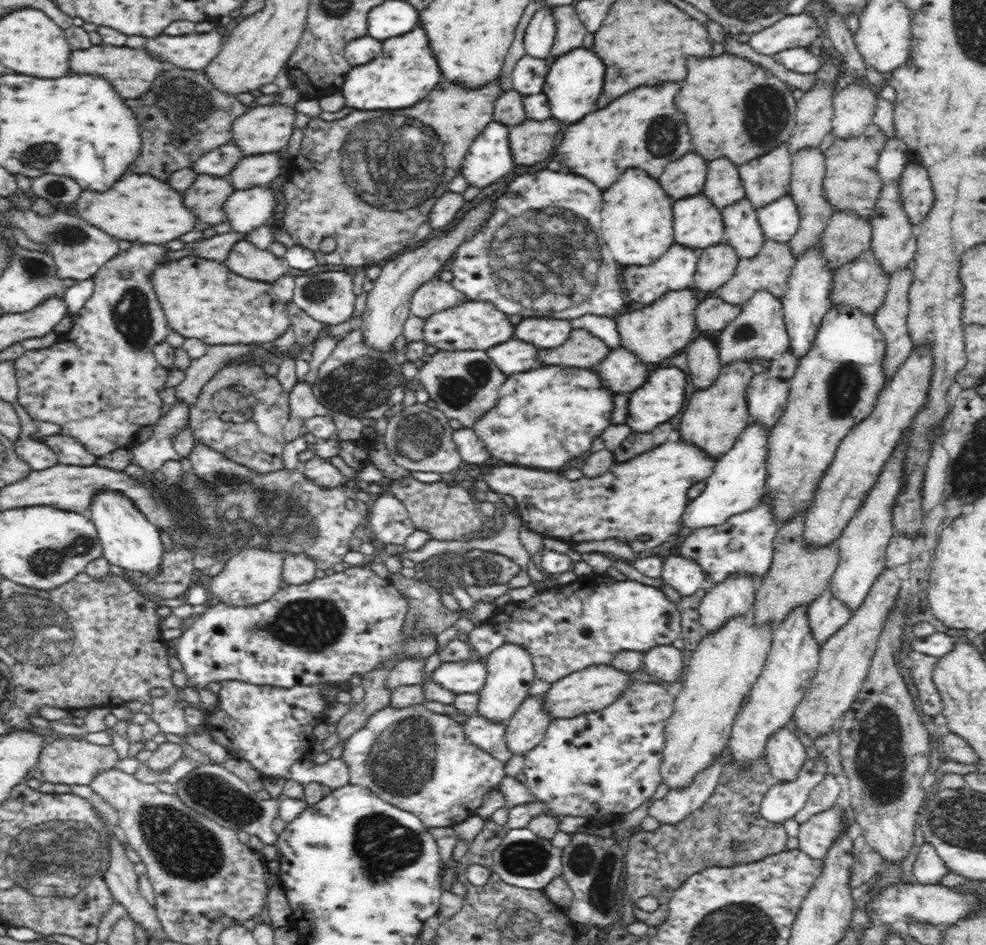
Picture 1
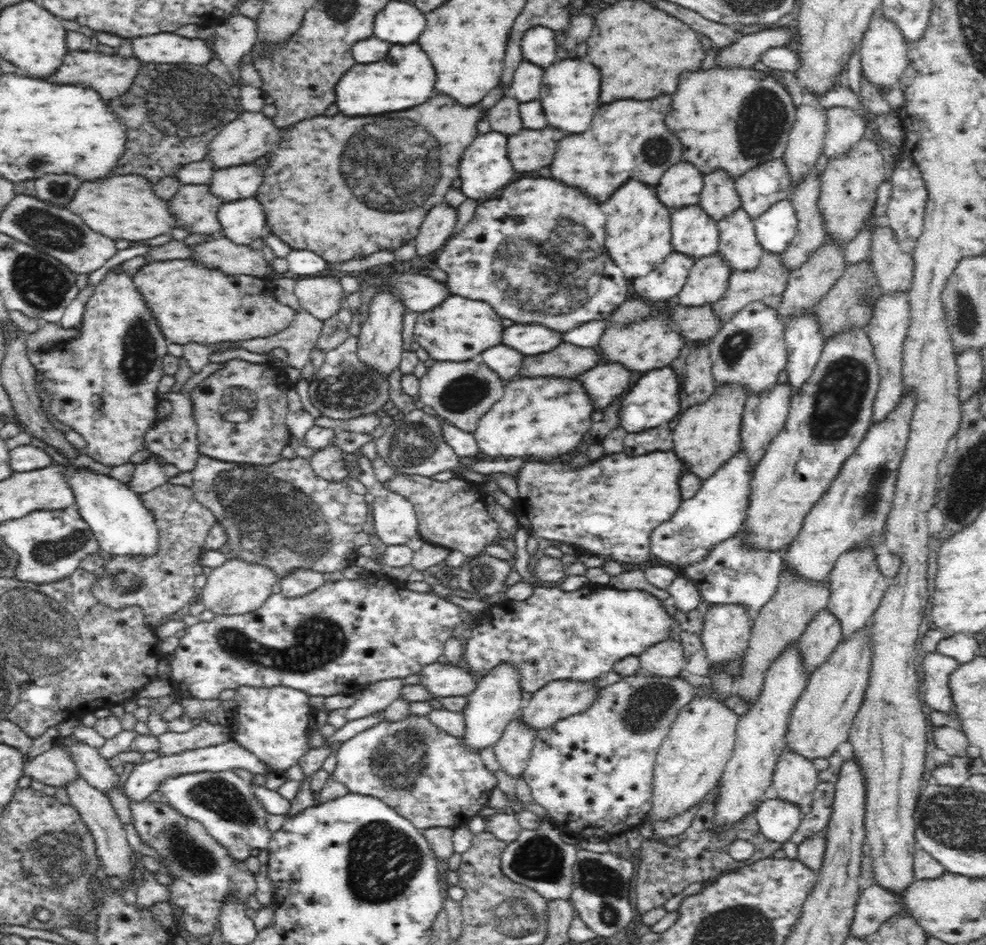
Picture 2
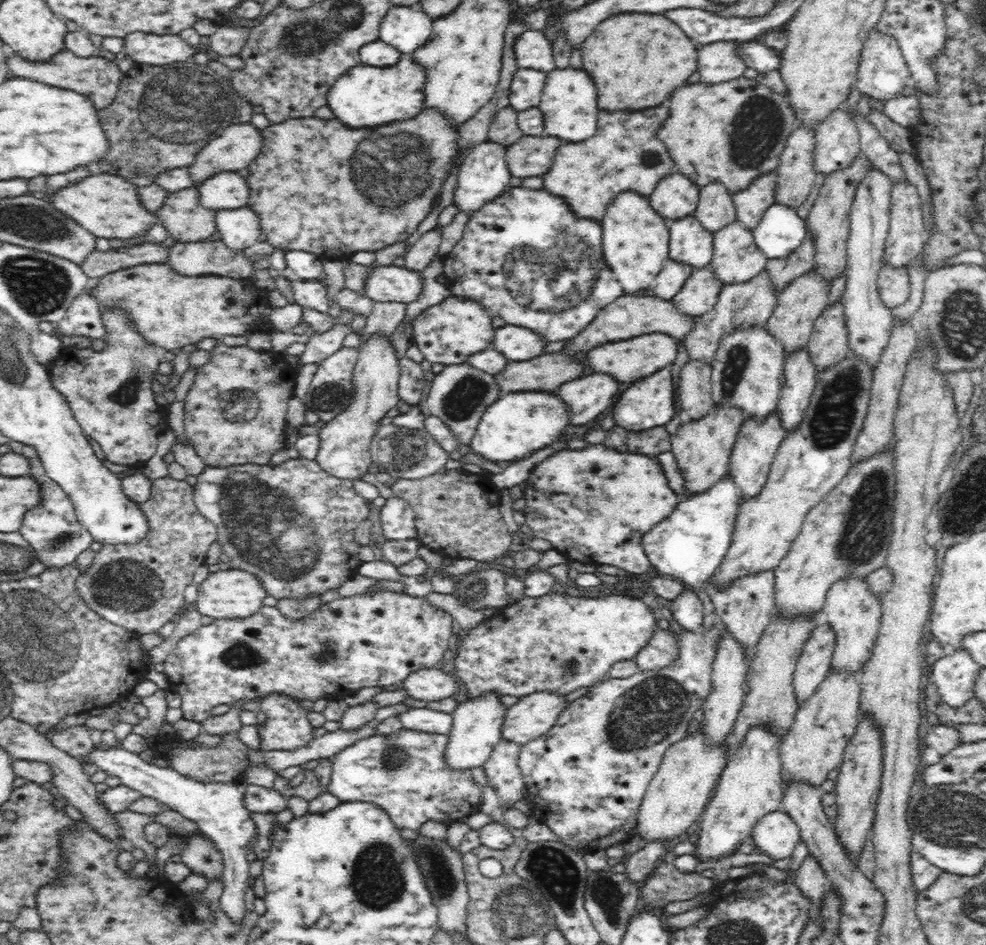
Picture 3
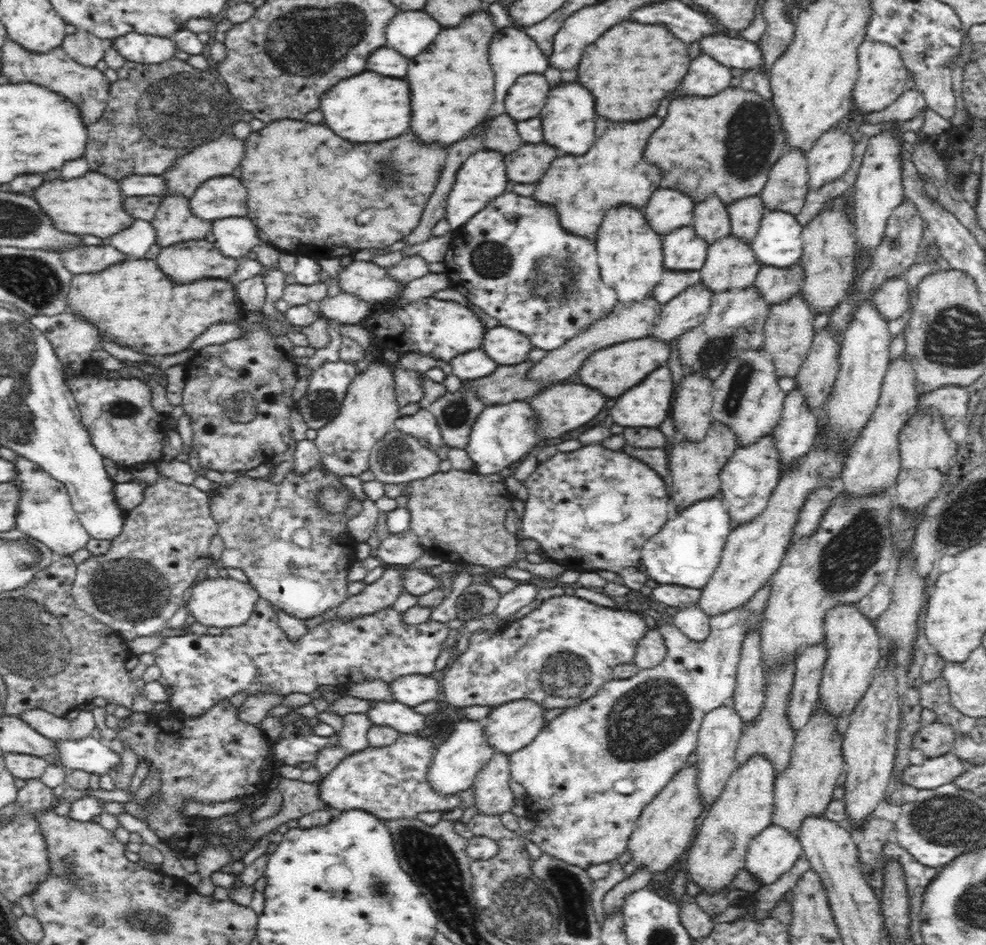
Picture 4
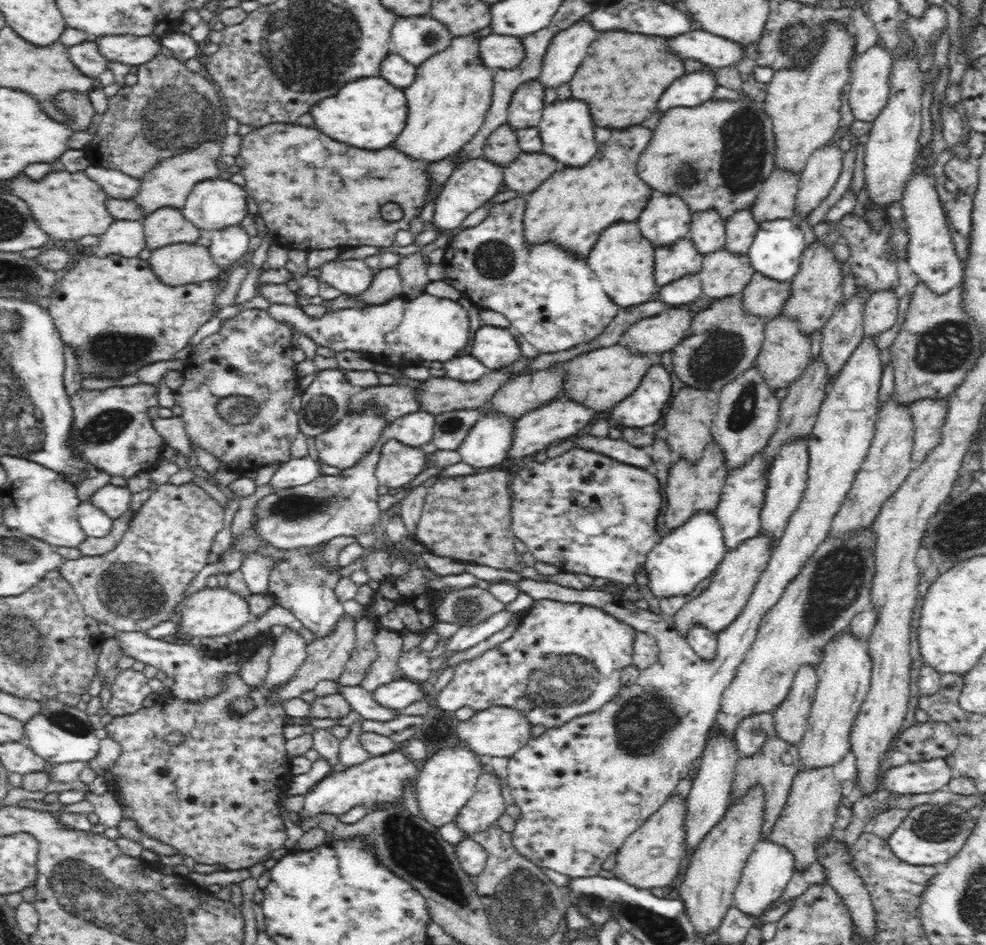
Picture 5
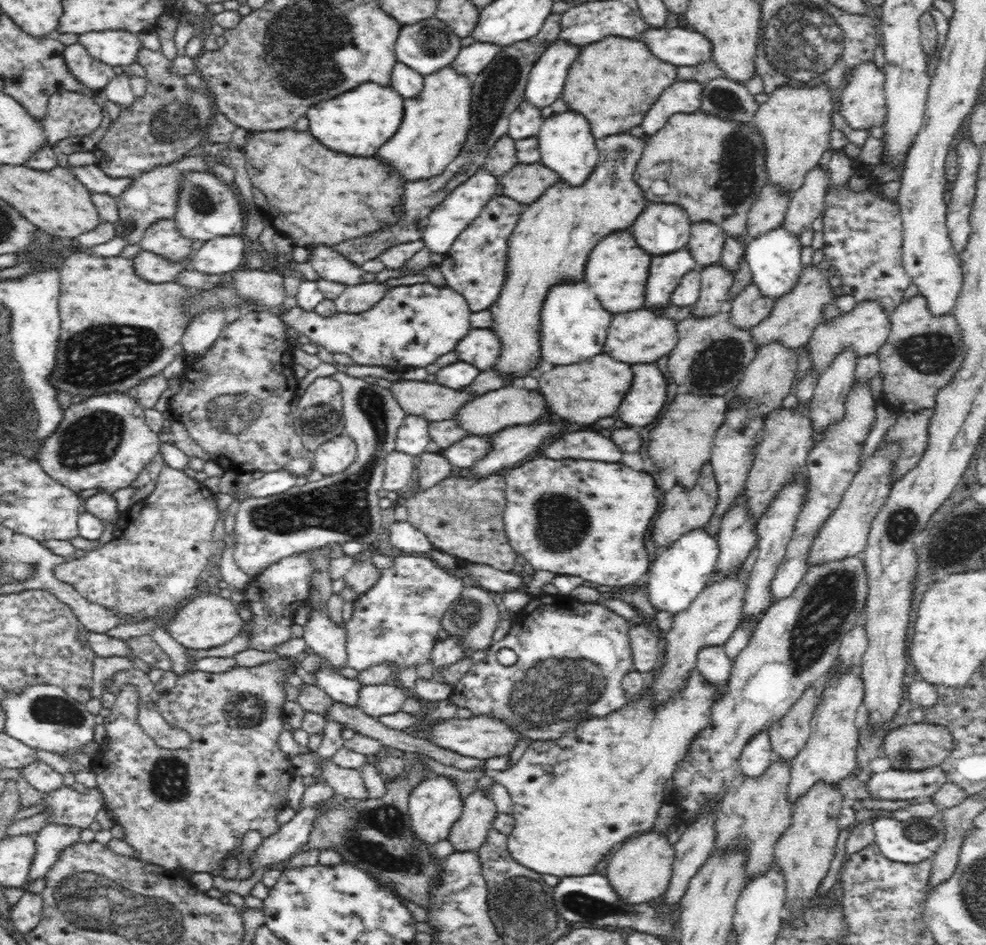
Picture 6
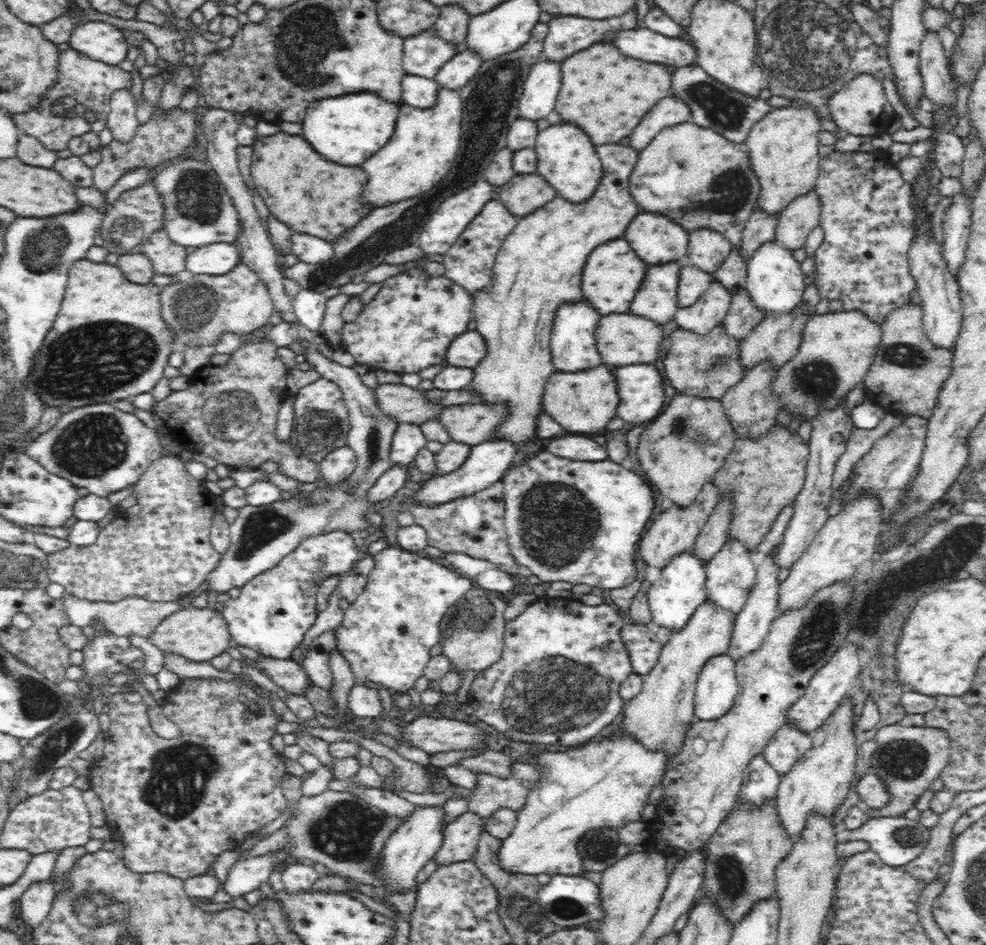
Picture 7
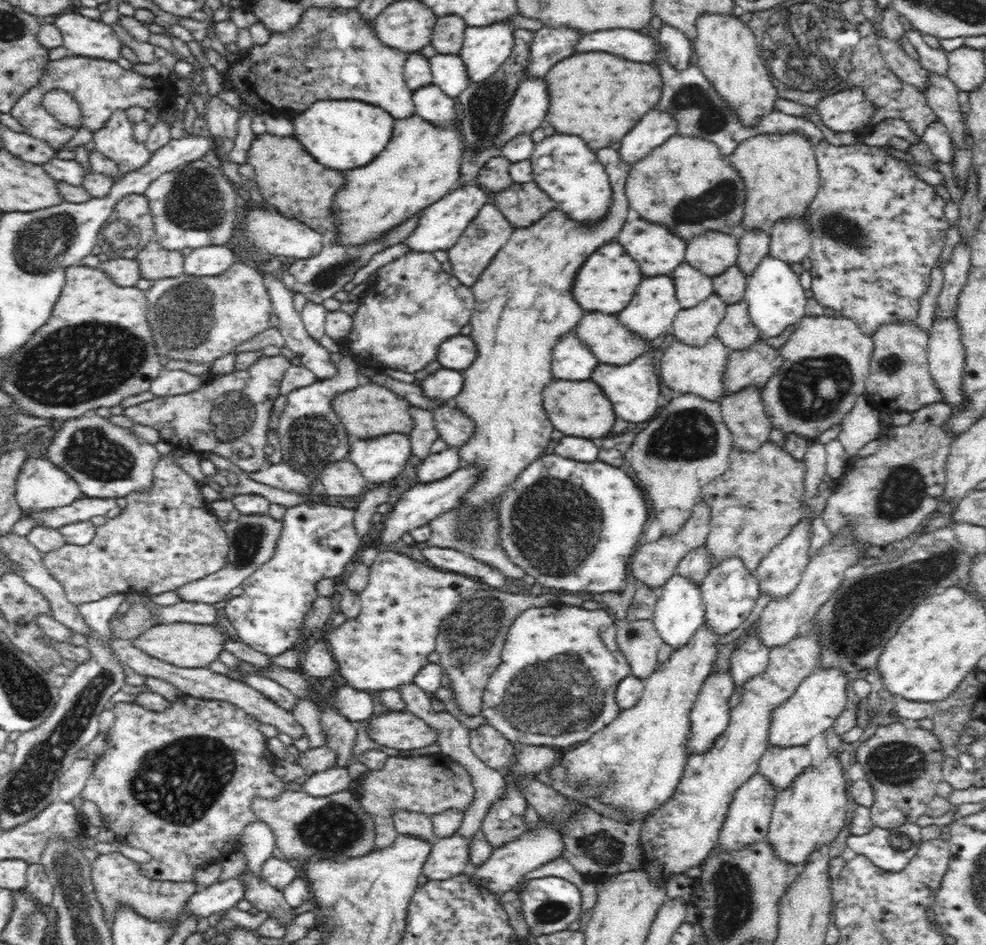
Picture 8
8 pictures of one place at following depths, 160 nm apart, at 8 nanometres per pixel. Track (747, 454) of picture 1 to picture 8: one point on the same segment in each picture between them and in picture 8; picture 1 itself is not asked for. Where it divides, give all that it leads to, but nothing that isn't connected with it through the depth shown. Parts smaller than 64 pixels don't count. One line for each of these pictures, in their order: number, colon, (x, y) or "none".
2: (715, 513)
3: (689, 544)
4: (686, 551)
5: (676, 564)
6: (677, 576)
7: (673, 598)
8: (679, 611)

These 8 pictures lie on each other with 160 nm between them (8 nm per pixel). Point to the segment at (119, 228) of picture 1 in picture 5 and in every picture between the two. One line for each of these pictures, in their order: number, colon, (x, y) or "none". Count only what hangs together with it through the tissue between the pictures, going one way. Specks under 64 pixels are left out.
2: (121, 207)
3: (108, 206)
4: (93, 204)
5: (66, 206)

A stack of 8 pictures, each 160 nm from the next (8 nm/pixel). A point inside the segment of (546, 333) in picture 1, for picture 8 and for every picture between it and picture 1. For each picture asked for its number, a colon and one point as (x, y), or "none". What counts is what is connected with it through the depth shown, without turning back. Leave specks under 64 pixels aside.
2: (533, 338)
3: (517, 343)
4: (507, 346)
5: (496, 347)
6: (478, 347)
7: (467, 350)
8: (458, 352)

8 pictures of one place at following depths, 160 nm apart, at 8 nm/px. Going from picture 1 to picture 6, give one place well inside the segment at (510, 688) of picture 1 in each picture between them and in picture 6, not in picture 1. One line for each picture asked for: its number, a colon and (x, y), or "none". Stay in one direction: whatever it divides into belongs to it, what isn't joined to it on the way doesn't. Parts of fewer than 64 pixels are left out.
2: (496, 700)
3: (476, 729)
4: (457, 760)
5: (446, 780)
6: (435, 803)

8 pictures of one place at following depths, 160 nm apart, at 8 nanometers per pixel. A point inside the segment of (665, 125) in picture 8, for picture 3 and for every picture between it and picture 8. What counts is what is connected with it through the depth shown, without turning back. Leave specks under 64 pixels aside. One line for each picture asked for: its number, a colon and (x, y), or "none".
3: (720, 61)
4: (706, 77)
5: (694, 88)
6: (685, 96)
7: (671, 110)

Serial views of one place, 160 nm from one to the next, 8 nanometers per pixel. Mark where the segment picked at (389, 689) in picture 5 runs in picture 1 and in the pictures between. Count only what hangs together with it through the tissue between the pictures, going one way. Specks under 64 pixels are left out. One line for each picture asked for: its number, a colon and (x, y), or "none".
1: (468, 676)
2: (442, 680)
3: (432, 684)
4: (412, 690)

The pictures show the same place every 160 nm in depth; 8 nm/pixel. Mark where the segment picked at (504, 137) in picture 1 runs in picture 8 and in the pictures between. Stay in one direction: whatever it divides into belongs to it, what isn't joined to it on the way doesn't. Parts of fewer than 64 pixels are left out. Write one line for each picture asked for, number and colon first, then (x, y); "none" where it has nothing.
2: (485, 167)
3: (484, 175)
4: (481, 178)
5: (473, 182)
6: (464, 204)
7: (453, 215)
8: (441, 225)

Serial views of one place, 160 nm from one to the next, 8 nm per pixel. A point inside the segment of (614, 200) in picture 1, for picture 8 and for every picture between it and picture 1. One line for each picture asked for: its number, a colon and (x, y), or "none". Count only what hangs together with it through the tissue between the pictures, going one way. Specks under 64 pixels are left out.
2: (638, 233)
3: (636, 239)
4: (630, 253)
5: (624, 264)
6: (617, 270)
7: (612, 275)
8: (606, 283)

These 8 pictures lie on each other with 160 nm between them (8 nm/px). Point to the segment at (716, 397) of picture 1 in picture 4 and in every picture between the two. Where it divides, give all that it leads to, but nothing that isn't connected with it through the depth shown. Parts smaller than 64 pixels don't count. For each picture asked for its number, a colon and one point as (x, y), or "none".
2: (705, 438)
3: (704, 452)
4: (694, 470)

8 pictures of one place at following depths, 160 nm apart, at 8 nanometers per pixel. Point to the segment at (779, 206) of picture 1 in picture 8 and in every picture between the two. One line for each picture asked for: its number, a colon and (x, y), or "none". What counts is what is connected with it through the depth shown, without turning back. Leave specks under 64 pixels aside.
2: (775, 229)
3: (780, 230)
4: (778, 242)
5: (775, 252)
6: (773, 257)
7: (775, 282)
8: (775, 299)

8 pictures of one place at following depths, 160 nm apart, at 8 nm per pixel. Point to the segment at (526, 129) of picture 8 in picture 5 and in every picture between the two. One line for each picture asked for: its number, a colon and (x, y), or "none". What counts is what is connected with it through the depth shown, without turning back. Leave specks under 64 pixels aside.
5: (567, 50)
6: (546, 79)
7: (542, 84)

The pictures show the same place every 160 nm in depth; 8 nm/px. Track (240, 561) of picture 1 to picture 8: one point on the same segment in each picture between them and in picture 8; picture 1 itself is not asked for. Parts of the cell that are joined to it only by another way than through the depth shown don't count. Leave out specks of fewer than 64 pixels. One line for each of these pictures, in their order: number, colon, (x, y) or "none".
2: (237, 587)
3: (232, 593)
4: (224, 602)
5: (217, 611)
6: (211, 620)
7: (198, 633)
8: (182, 644)

